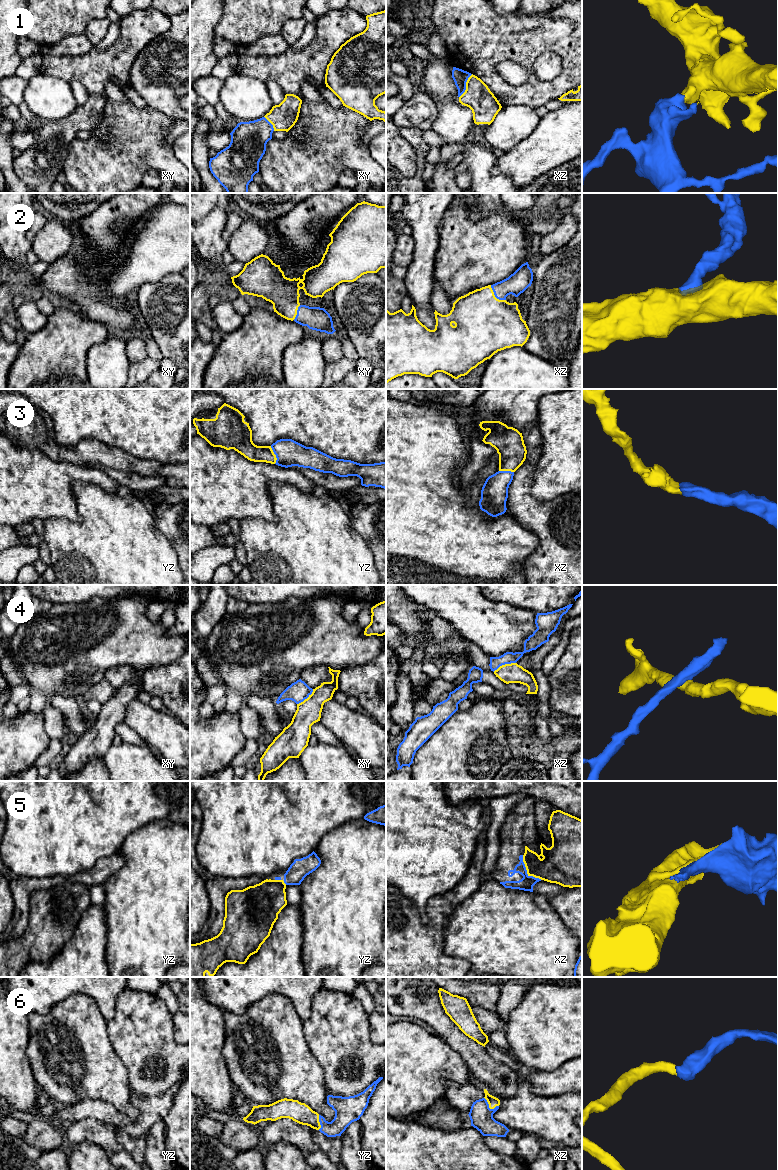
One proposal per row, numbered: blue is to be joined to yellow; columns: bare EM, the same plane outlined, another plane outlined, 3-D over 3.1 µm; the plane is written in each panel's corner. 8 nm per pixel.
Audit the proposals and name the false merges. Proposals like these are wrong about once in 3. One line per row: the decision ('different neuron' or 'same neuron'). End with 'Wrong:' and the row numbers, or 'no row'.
1: same neuron
2: same neuron
3: same neuron
4: different neuron
5: different neuron
6: same neuron
Wrong: 4, 5

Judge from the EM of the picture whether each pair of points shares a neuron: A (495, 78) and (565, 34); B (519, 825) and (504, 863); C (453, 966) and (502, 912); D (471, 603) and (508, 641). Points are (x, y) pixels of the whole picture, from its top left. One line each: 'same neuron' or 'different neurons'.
A: same neuron
B: same neuron
C: different neurons
D: same neuron

